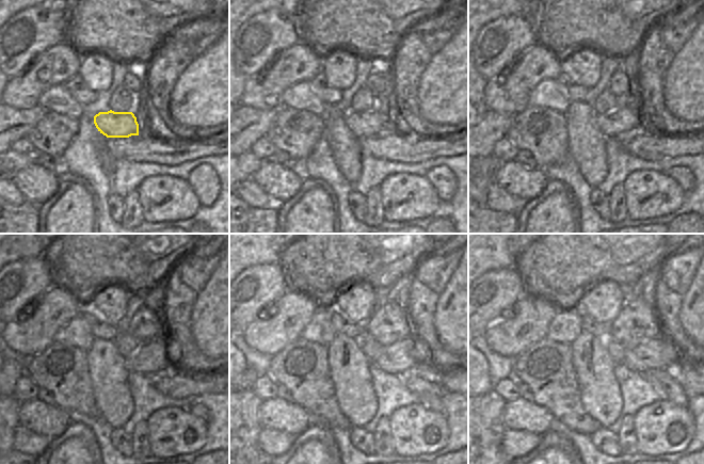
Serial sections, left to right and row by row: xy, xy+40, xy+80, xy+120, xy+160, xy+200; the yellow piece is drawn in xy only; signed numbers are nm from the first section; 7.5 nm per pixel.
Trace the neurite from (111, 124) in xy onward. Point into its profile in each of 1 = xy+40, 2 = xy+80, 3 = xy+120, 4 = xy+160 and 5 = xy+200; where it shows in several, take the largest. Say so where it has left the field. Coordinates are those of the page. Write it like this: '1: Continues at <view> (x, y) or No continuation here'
1: Continues at xy+40 (362, 124)
2: Continues at xy+80 (626, 117)
3: Continues at xy+120 (150, 357)
4: Continues at xy+160 (396, 358)
5: Continues at xy+200 (660, 352).

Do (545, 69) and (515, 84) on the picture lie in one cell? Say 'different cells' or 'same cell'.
same cell

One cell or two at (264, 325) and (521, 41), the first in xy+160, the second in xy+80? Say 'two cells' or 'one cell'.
two cells

